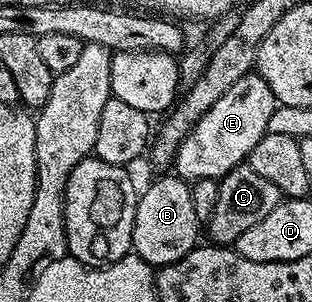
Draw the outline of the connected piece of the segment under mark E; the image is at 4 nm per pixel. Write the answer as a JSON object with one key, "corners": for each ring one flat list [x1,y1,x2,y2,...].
{"corners":[[258,72,241,76,199,123,191,129,175,154,173,170,184,180,196,178,224,178,235,166,244,165,248,161,251,149,263,139,269,124,269,116,273,115,276,100,269,84]]}

